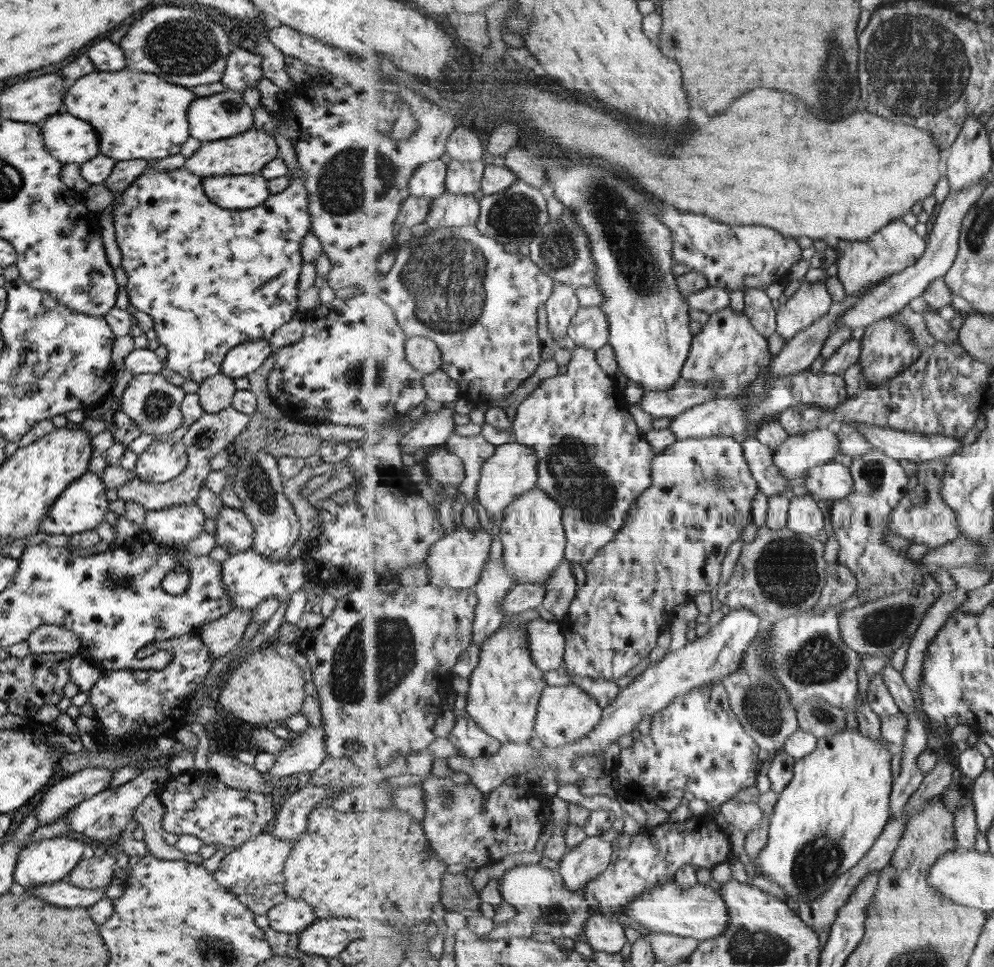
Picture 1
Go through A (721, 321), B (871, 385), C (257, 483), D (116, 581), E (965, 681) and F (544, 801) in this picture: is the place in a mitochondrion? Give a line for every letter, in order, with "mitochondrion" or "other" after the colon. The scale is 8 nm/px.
A: other
B: other
C: mitochondrion
D: mitochondrion
E: other
F: other

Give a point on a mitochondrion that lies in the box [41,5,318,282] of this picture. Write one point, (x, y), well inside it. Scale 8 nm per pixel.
(188, 46)

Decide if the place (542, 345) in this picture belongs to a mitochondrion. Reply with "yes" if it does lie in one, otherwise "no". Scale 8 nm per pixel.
no

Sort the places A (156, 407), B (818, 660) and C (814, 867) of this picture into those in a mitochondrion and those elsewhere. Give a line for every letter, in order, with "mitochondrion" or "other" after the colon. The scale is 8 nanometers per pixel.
A: mitochondrion
B: mitochondrion
C: mitochondrion

